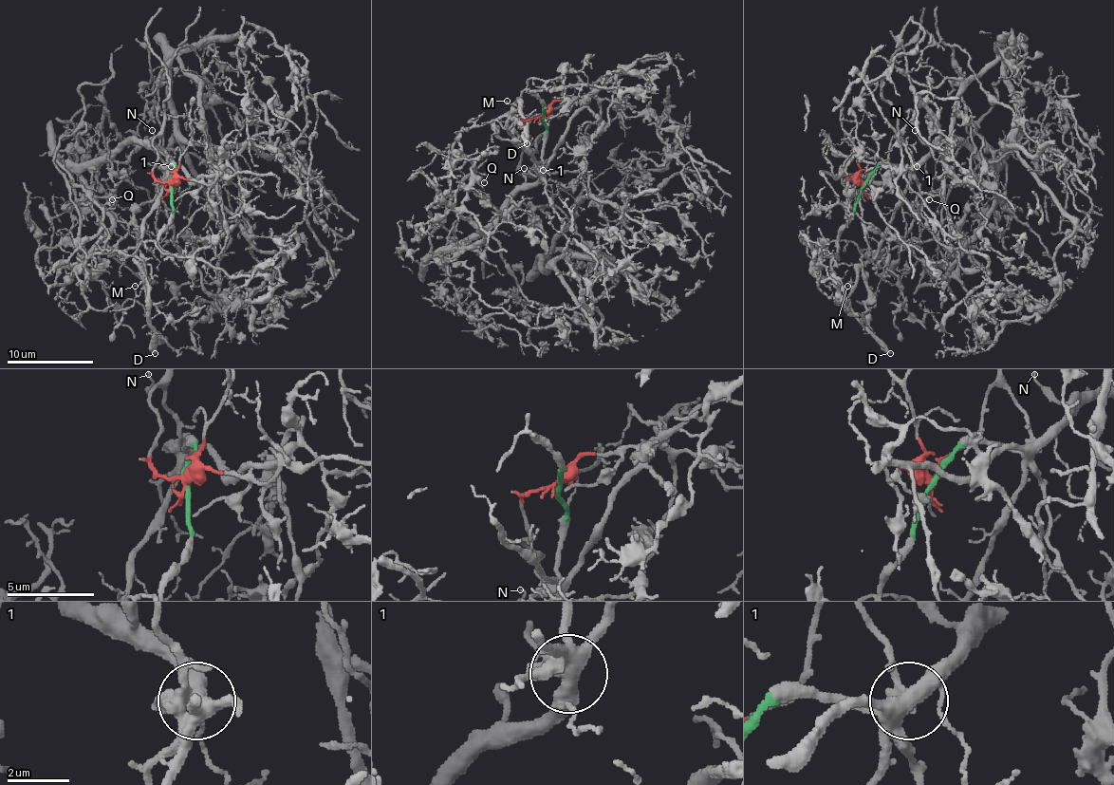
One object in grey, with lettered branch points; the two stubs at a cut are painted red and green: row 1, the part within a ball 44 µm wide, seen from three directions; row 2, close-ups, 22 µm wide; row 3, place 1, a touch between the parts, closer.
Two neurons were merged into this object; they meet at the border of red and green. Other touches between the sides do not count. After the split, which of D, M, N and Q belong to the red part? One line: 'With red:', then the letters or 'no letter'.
With red: no letter

